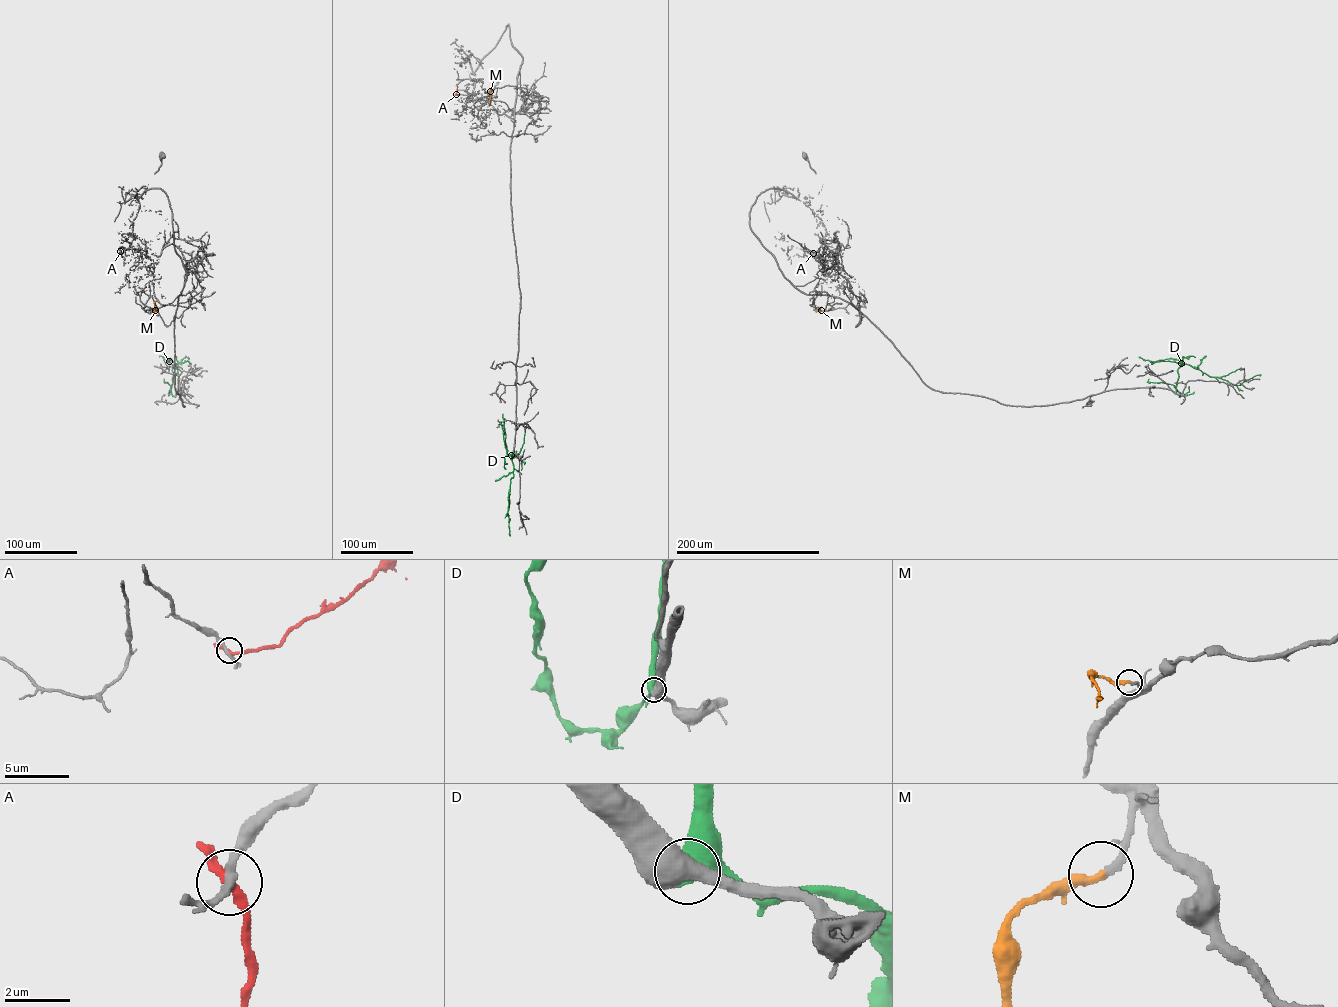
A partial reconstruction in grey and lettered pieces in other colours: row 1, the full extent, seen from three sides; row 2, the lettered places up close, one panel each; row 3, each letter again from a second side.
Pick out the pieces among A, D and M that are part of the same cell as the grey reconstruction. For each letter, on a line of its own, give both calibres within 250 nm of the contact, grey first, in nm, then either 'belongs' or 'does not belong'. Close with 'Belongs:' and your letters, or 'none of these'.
A: calibres 240 and 280 nm; does not belong
D: calibres 550 and 550 nm; belongs
M: calibres 240 and 320 nm; belongs
Belongs: D, M

